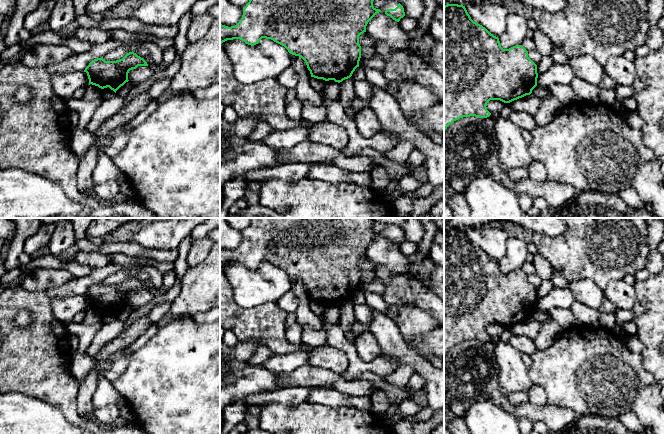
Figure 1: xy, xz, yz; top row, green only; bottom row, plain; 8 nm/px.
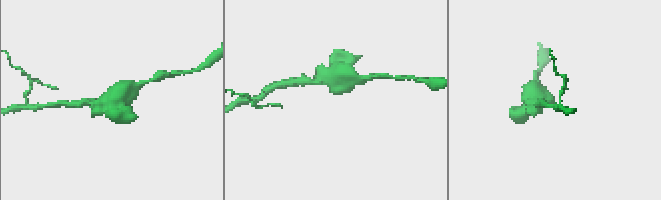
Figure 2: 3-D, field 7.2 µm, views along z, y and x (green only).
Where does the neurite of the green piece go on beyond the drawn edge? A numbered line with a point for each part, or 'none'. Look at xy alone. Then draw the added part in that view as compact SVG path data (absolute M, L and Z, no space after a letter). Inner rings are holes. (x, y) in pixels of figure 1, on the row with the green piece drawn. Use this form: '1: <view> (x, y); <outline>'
none

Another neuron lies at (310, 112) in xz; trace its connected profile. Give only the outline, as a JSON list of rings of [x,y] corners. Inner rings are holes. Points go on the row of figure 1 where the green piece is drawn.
[[[334,80],[326,81],[324,90],[326,96],[320,104],[315,105],[311,102],[303,103],[301,110],[302,120],[314,123],[327,121],[327,104],[340,97],[339,83]]]

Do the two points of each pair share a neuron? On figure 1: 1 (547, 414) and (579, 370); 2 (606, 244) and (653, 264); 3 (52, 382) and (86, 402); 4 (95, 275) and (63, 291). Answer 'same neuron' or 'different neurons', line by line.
1: different neurons
2: different neurons
3: different neurons
4: same neuron

